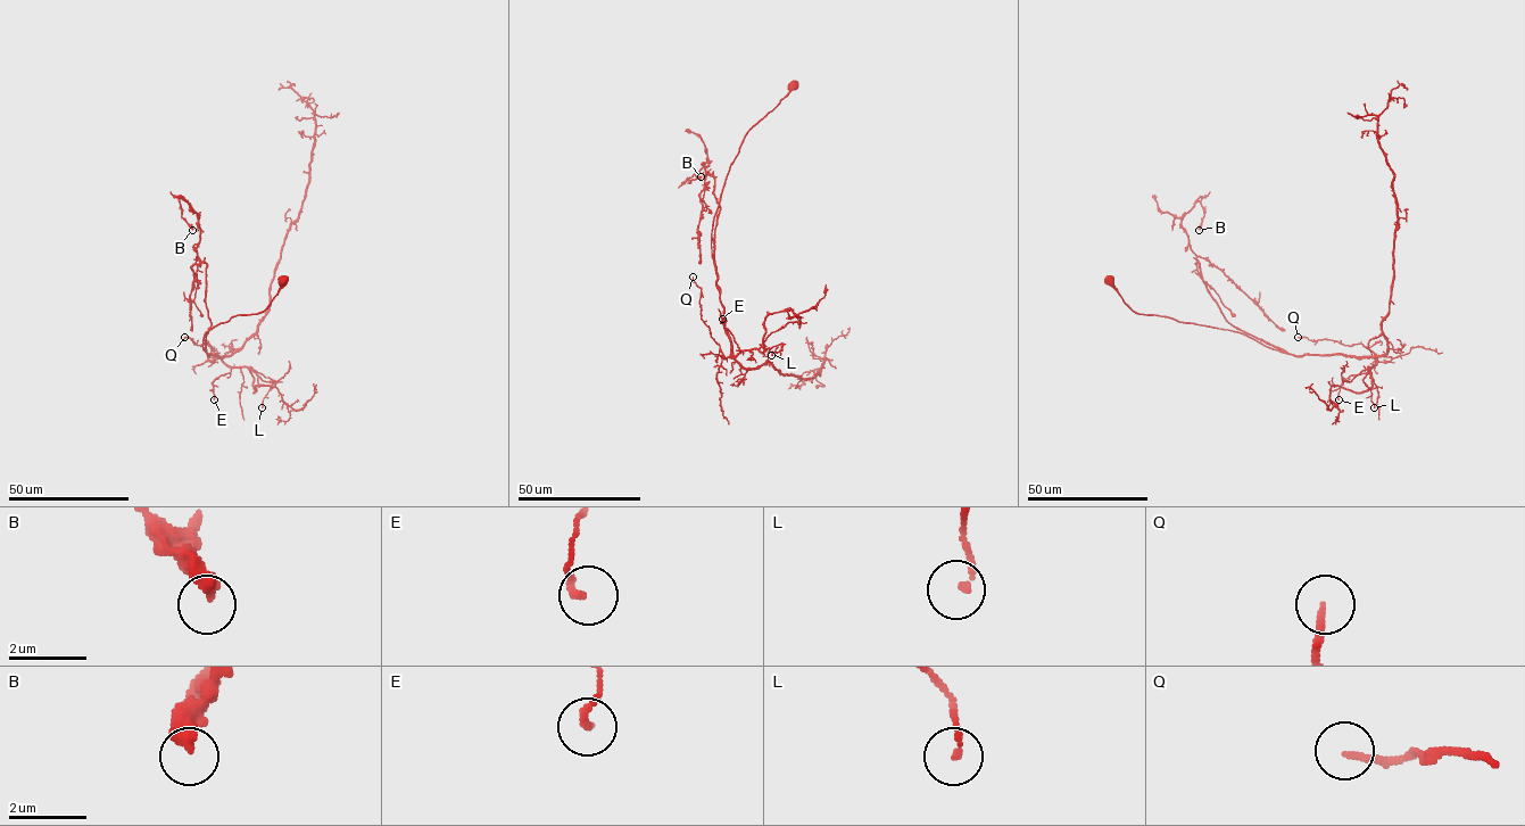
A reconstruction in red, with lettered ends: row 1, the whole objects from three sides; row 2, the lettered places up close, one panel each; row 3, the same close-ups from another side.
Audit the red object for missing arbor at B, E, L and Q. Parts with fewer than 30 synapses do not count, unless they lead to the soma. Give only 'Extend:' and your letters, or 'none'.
Extend: none

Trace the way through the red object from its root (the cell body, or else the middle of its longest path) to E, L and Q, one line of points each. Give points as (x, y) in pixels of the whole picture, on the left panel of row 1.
E: (282, 280), (262, 312), (238, 314), (205, 333), (202, 349), (231, 369), (214, 380), (214, 399)
L: (282, 280), (262, 312), (232, 316), (202, 338), (208, 355), (273, 381), (262, 407)
Q: (282, 280), (262, 312), (238, 314), (205, 333), (202, 349), (221, 357), (208, 344), (198, 345), (184, 337)

